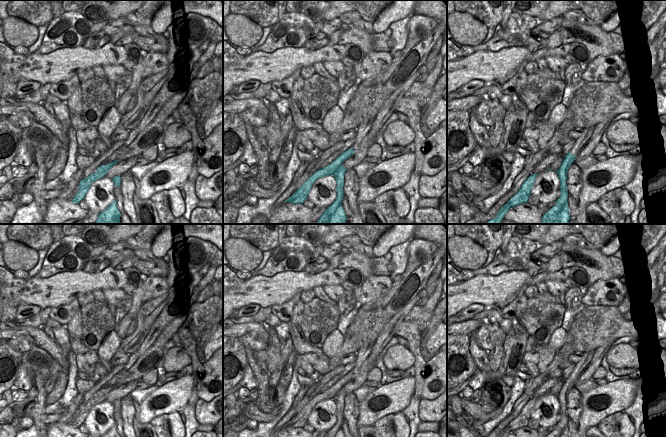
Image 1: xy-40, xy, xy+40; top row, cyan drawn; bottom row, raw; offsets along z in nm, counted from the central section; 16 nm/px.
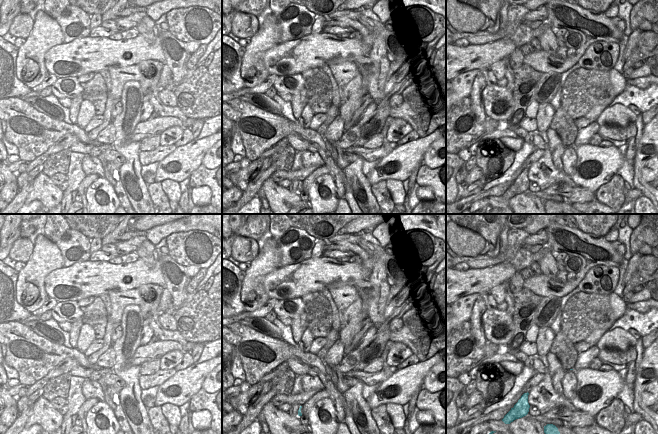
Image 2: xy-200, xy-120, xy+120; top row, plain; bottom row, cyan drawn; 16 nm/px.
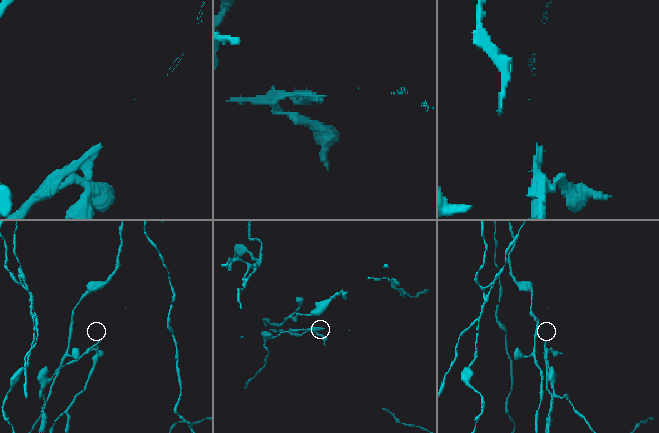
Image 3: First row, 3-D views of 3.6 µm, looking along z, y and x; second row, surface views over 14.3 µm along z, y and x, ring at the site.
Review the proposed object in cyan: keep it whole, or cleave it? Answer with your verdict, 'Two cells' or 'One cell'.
Two cells.

